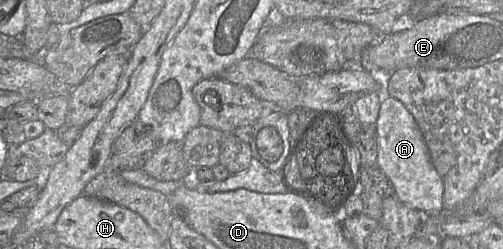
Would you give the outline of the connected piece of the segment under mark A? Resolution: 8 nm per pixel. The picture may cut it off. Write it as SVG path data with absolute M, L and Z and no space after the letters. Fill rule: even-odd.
M394 97L381 103L374 125L377 137L376 165L392 184L395 195L407 206L422 213L439 213L444 209L444 185L435 169L424 136L413 115Z

